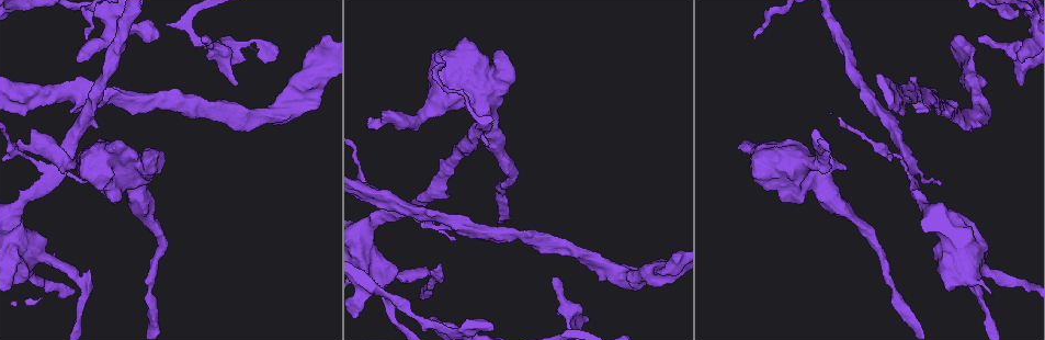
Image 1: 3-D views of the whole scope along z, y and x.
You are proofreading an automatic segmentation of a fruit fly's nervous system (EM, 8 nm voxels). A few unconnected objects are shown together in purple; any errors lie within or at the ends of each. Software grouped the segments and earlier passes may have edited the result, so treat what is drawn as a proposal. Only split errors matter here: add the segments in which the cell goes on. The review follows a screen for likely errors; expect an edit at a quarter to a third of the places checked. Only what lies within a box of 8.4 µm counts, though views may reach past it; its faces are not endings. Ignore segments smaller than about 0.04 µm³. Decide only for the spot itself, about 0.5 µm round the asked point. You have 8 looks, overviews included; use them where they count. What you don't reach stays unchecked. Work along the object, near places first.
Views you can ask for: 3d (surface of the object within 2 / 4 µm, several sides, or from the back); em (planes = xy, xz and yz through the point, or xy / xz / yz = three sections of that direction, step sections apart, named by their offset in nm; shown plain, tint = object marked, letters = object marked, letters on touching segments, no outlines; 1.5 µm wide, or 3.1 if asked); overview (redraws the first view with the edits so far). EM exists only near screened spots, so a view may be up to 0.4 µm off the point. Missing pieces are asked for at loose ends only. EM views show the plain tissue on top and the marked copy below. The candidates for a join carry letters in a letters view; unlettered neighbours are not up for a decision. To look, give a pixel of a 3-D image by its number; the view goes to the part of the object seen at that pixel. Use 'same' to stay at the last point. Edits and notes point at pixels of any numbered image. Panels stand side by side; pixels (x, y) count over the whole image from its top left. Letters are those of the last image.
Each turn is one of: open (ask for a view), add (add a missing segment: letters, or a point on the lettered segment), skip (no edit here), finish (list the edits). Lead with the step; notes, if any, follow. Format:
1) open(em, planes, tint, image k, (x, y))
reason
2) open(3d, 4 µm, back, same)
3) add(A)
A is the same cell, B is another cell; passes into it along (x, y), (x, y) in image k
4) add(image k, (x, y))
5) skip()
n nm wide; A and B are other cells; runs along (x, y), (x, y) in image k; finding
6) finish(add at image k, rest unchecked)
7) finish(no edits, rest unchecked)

open(em, xy, step 8, letters, image 1, (930, 108))
free end

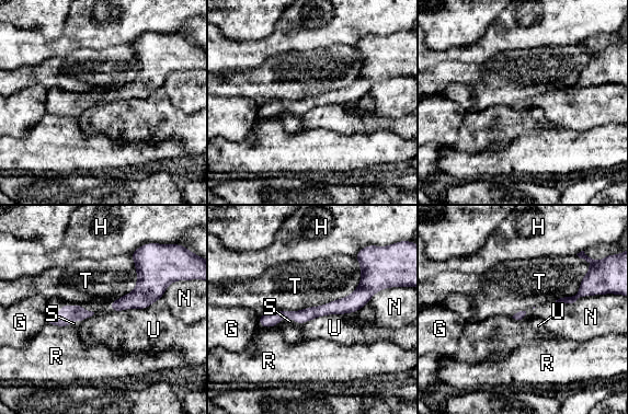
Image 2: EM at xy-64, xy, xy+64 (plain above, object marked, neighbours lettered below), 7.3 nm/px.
add(S)
U touches over 380 nm; S is the same cell, G, H, N, R, T and U are other cells; the cell continues

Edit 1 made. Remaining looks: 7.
open(overview)
redraw

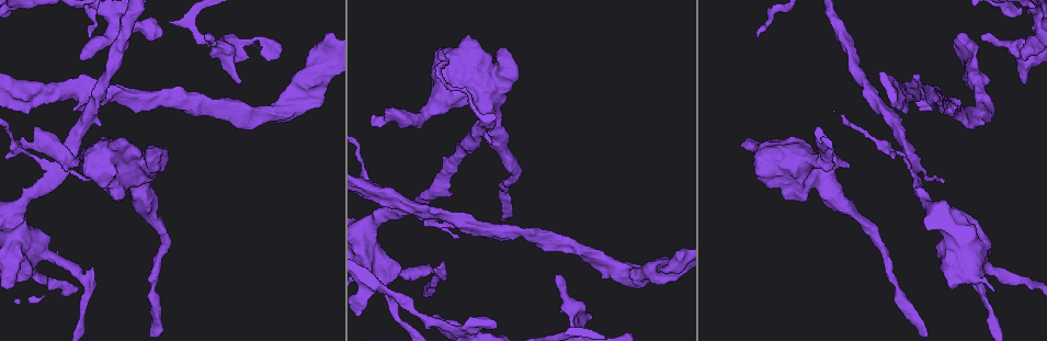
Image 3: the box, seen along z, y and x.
open(3d, 2 µm, image 3, (820, 139))
an open end

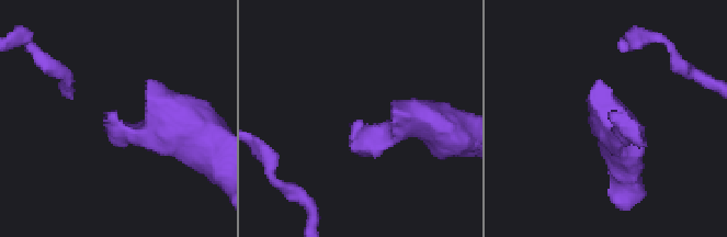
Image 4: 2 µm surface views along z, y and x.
open(em, xy, step 4, tint, image 4, (360, 120))

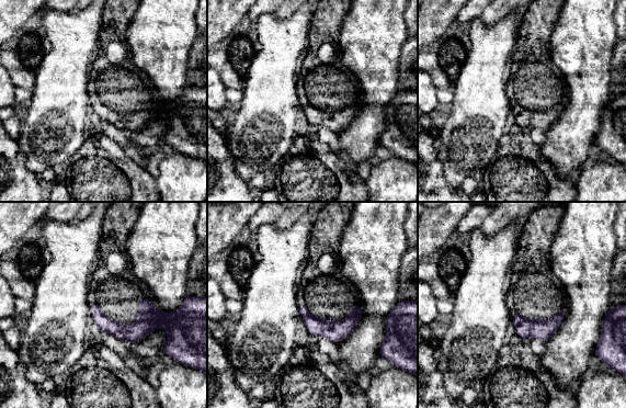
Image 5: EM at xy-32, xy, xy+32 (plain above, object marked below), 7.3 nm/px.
open(em, xz, step 4, letters, same)
another direction

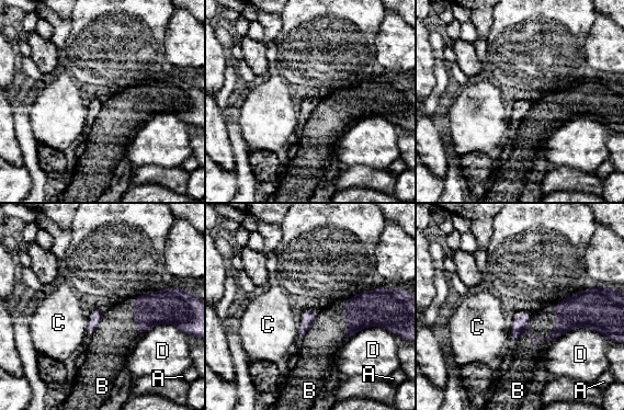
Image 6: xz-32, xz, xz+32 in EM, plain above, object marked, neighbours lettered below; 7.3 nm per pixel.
add(B)
B is the same cell, A, C and D are other cells; passes into it along (520, 326), (531, 339), (526, 372) in image 6; it goes on there

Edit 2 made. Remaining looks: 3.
open(overview)

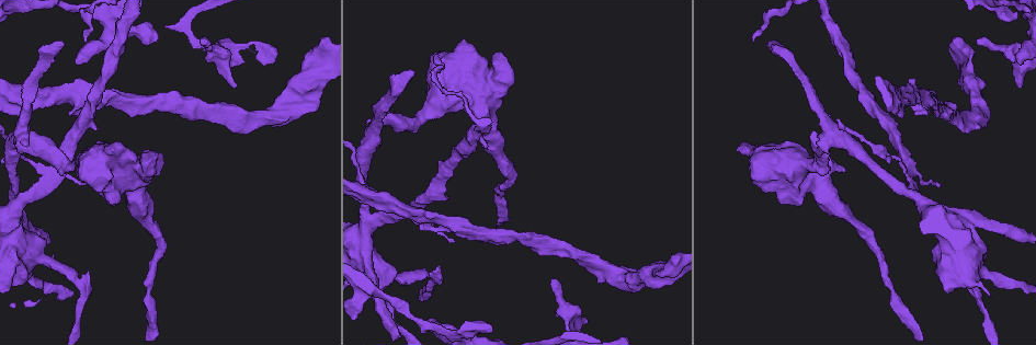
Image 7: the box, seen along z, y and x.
open(3d, 4 µm, image 7, (233, 88))
free end

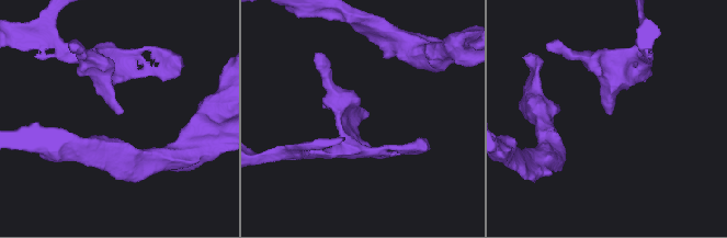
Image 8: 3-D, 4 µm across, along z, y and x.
open(em, planes, letters, image 8, (120, 112))
shape alone is not enough

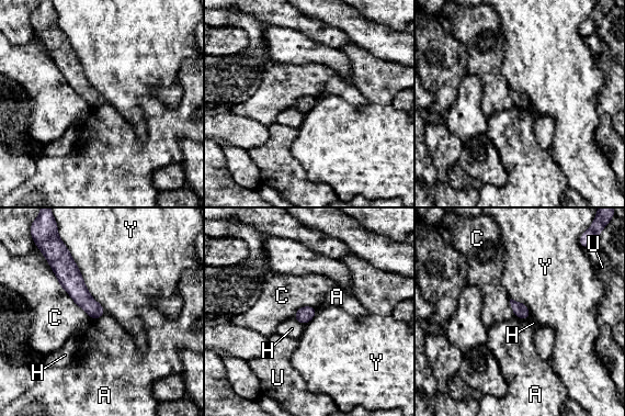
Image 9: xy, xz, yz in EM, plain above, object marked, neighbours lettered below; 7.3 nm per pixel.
skip()
Y touches over 600 nm; A, C, H, U and Y are other cells; border along (514, 315), (529, 319) in image 9; none of them fits

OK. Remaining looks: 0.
finish(add at image 2, add at image 6, rest unchecked)

